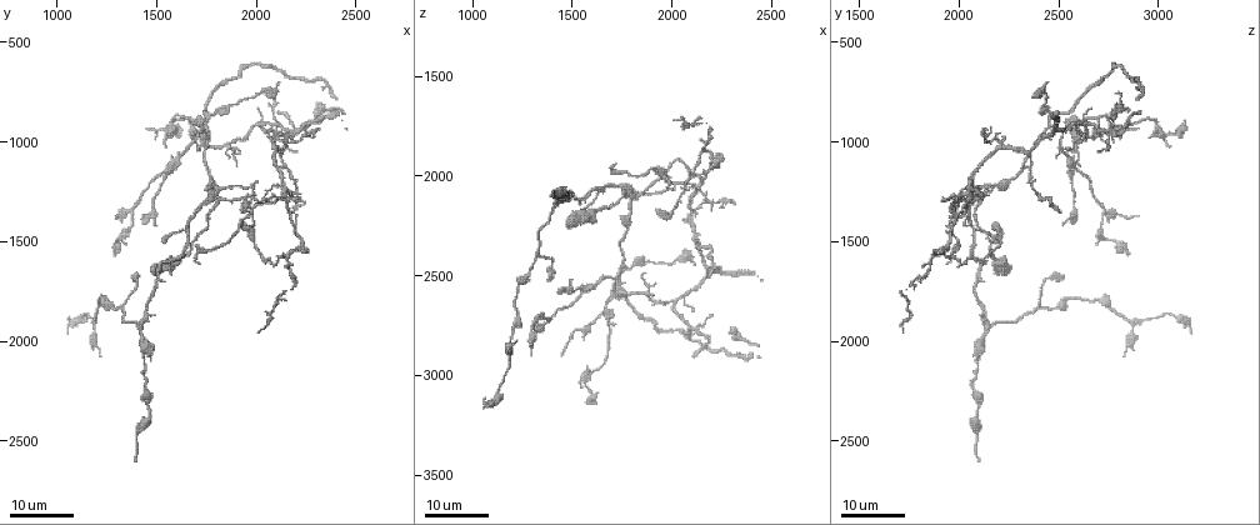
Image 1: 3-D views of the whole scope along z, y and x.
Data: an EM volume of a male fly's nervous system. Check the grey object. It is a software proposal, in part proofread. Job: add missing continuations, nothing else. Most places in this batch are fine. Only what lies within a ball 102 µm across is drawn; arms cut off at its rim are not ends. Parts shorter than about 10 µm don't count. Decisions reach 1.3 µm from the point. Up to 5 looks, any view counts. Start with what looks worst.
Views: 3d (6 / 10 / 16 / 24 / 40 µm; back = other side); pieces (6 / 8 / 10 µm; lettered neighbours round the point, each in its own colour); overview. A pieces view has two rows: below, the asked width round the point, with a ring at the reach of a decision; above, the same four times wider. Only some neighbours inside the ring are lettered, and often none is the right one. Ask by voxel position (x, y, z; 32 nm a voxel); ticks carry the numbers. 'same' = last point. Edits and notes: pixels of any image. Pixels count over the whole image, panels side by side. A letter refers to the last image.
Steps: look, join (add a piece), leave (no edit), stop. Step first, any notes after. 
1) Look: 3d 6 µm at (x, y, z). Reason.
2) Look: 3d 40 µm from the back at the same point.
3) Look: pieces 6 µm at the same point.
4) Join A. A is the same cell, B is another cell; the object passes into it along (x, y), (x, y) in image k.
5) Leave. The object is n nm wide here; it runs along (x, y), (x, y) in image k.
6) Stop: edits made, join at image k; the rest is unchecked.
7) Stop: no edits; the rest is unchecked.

Look: 3d 16 µm at (2100, 860, 2910). Long arm stops here.

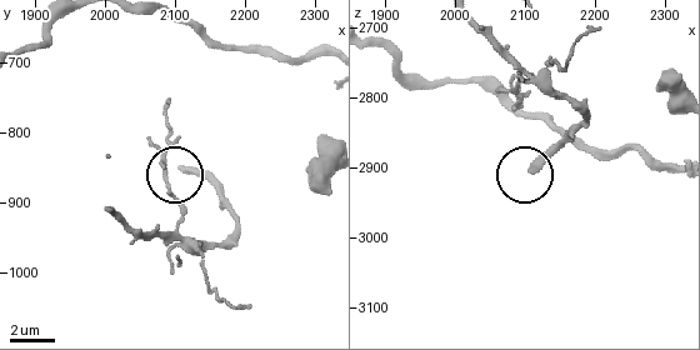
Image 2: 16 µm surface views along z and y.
Look: pieces 6 µm at (2110, 850, 2900).

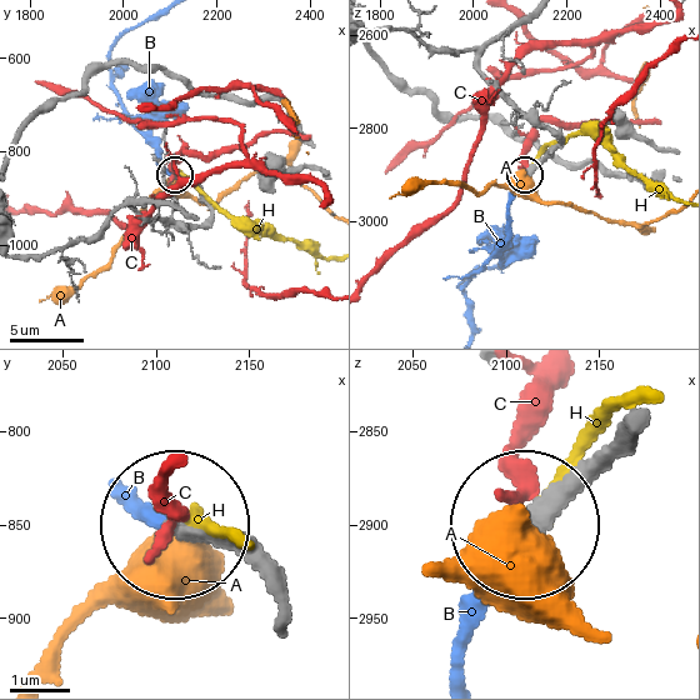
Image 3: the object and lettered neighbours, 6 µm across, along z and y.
Join B. B is the same cell, A, C and H are other cells; the object passes into it along (249, 573), (150, 504) in image 3; it goes on there.

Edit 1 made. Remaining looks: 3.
Look: overview.

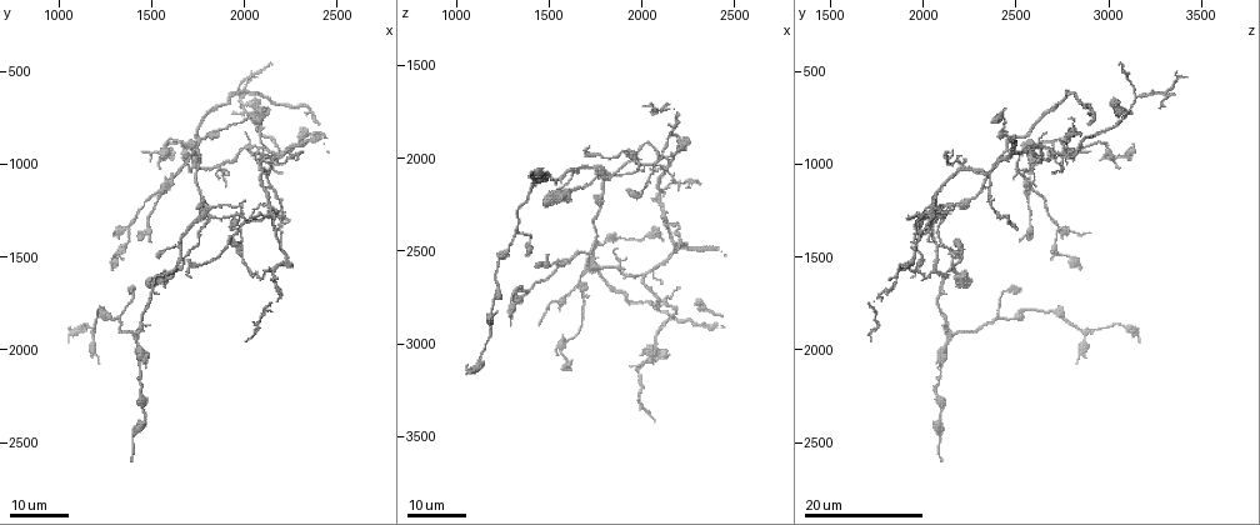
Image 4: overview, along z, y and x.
Look: 3d 24 µm at (1460, 940, 2880). Thin end.

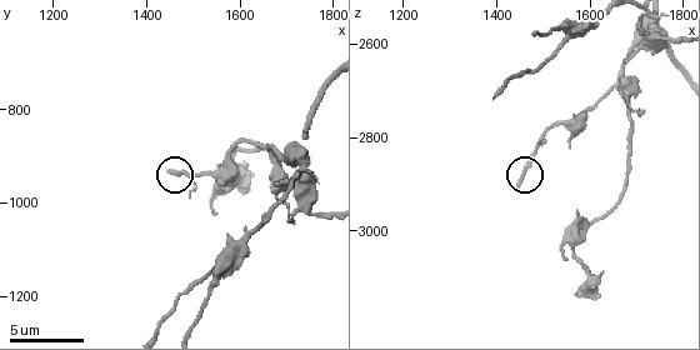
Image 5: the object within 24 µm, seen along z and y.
Look: pieces 6 µm at (1450, 935, 2900).

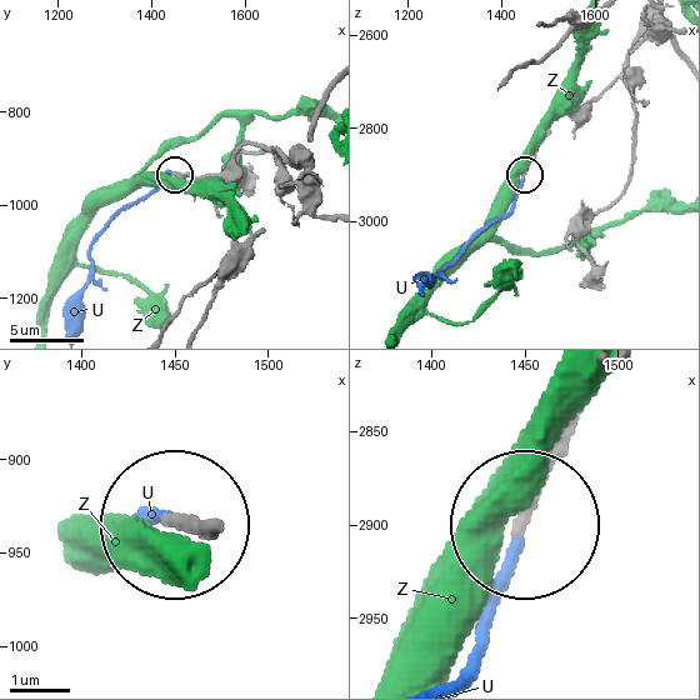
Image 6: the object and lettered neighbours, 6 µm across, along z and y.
Join U. U is the same cell, Z is another cell; the neuron continues.

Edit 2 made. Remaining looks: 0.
Stop: edits made, join at image 3, join at image 6; the rest is unchecked.

